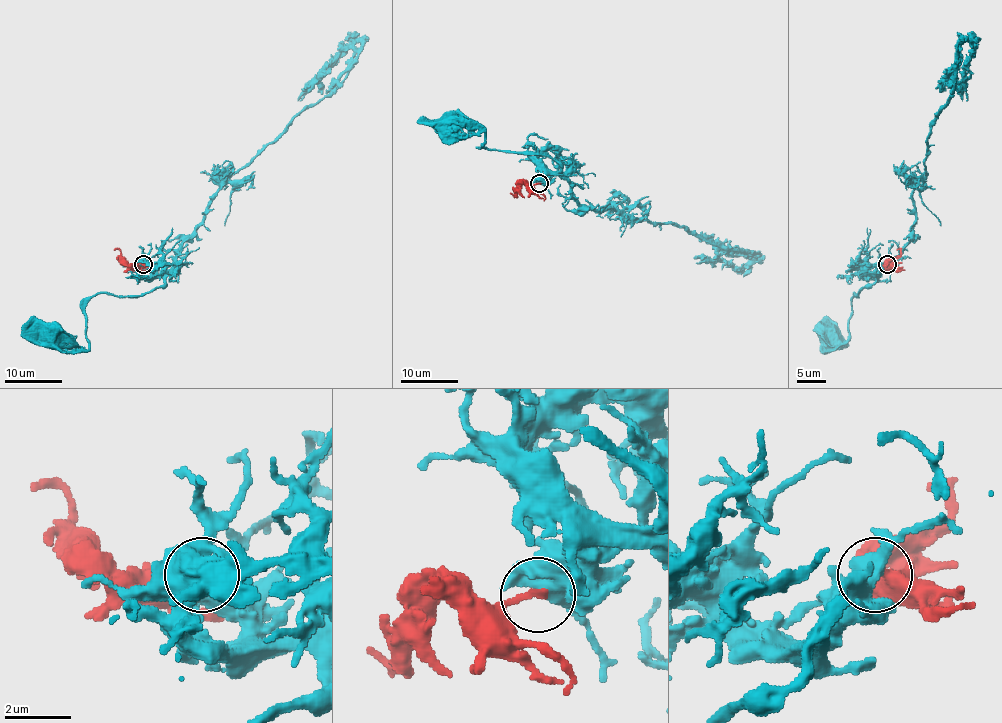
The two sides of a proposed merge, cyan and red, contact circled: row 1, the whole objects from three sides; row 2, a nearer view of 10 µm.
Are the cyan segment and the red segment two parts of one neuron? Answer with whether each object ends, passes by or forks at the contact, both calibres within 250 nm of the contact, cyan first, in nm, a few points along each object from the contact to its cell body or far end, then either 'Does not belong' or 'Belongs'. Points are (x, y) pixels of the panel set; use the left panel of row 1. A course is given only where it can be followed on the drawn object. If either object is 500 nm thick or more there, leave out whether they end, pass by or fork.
Thickness 550 nm (cyan) against 240 nm. Course of cyan: (144, 264), (164, 284), (139, 295), (96, 293), (85, 307), (86, 349), (53, 347), (46, 341), (49, 337). Course of red: (144, 264), (128, 264), (113, 248). Does not belong

